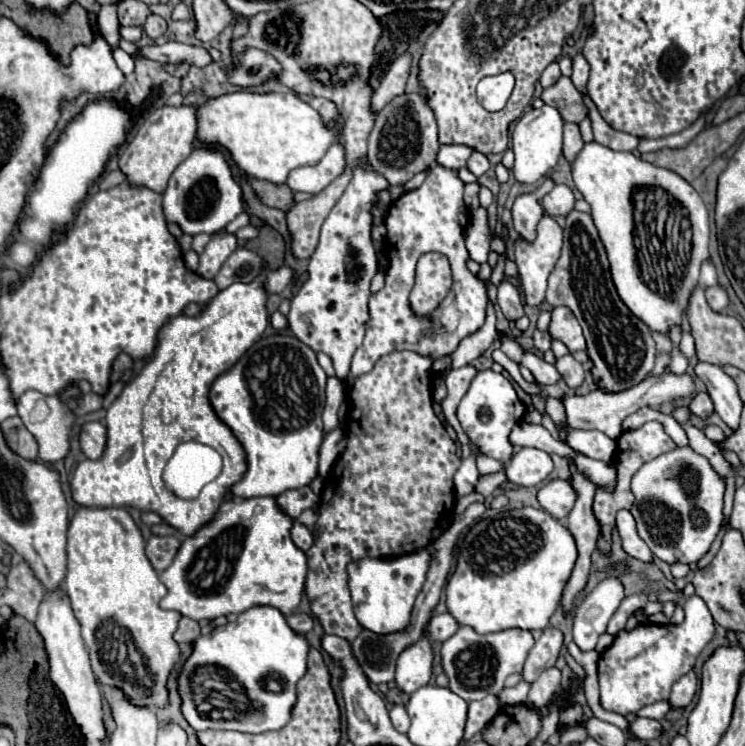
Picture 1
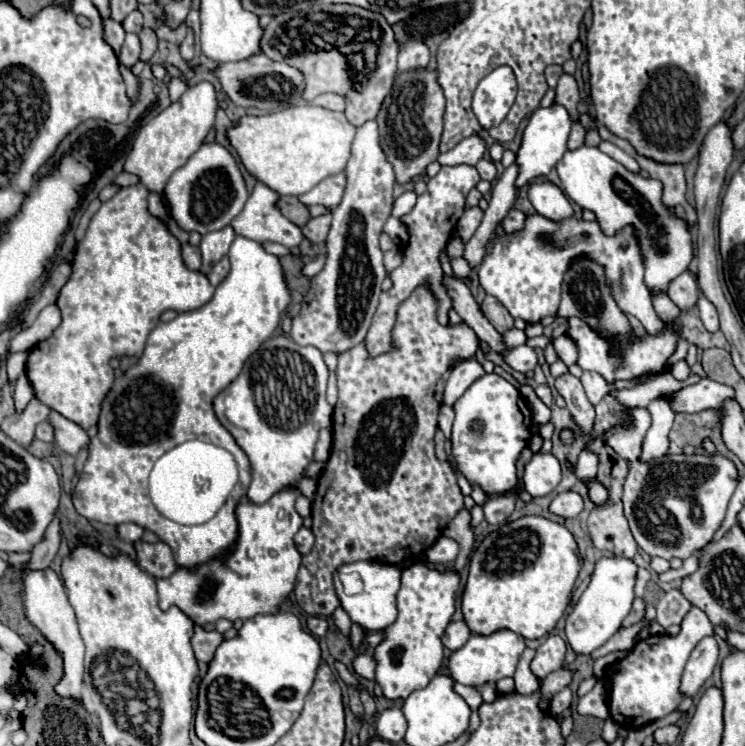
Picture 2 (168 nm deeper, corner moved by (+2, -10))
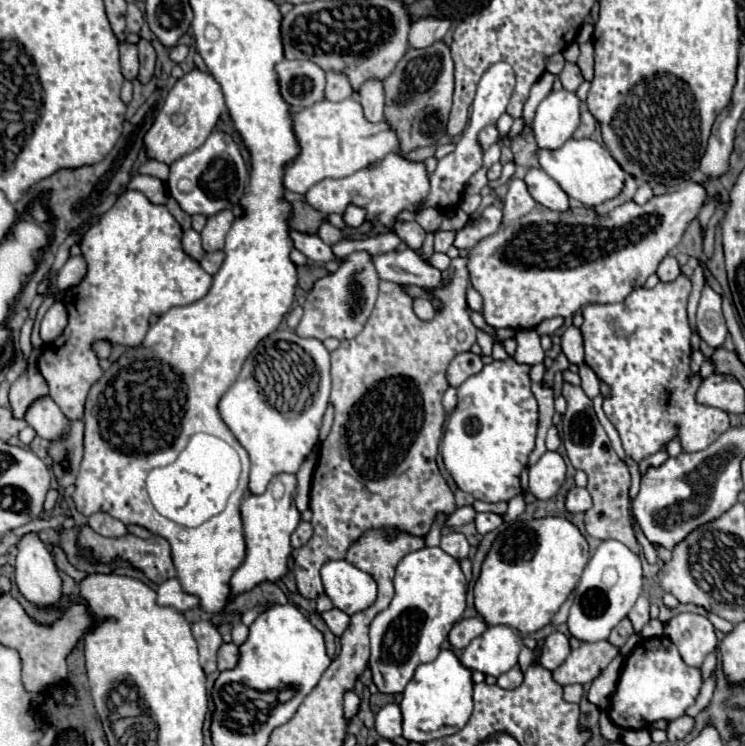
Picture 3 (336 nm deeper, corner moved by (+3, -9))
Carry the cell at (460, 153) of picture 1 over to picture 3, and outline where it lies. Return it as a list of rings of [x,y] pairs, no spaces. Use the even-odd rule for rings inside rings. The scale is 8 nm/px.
[[[495,125],[485,127],[485,129],[479,131],[479,145],[481,145],[483,151],[487,151],[487,149],[497,141],[497,139],[499,139],[499,131],[497,131]]]

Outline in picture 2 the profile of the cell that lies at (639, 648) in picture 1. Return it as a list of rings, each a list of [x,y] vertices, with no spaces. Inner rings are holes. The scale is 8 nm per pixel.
[[[692,606],[692,610],[684,616],[680,624],[678,636],[648,636],[628,652],[626,658],[612,664],[606,670],[606,680],[610,682],[610,716],[618,726],[624,728],[642,728],[652,720],[658,720],[678,708],[678,704],[684,700],[684,694],[680,692],[680,678],[682,670],[686,666],[686,660],[692,652],[692,648],[704,638],[714,634],[712,622],[708,616]]]

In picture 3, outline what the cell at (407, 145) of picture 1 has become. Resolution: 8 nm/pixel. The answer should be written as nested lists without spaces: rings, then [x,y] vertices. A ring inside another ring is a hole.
[[[439,41],[427,49],[409,49],[397,63],[395,71],[383,81],[385,89],[385,123],[399,137],[399,155],[413,149],[435,145],[447,127],[453,97],[453,63],[449,47]]]

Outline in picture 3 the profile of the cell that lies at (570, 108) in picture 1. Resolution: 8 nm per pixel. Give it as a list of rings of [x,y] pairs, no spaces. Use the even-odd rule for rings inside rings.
[[[565,63],[565,69],[561,71],[559,81],[563,83],[563,89],[573,91],[573,93],[575,93],[575,91],[577,91],[577,87],[583,83],[583,77],[581,77],[579,67],[577,67],[577,65],[573,65],[573,63]]]

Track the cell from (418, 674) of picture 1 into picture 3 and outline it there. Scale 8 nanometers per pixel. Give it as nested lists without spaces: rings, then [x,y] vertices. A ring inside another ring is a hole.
[[[439,547],[419,549],[405,555],[395,573],[395,597],[391,605],[377,613],[371,621],[371,659],[373,683],[381,693],[403,693],[413,679],[415,669],[437,659],[441,643],[447,639],[453,623],[465,611],[465,575],[457,559],[443,553]]]

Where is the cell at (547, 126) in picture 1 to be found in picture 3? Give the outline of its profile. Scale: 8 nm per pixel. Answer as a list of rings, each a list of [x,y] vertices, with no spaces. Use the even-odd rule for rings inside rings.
[[[569,91],[549,93],[537,107],[533,121],[533,135],[539,149],[555,151],[571,139],[579,125],[579,99]]]

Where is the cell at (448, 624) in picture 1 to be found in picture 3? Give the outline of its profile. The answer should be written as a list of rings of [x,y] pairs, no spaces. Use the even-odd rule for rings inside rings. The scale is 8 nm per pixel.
[[[479,617],[473,619],[461,619],[453,625],[449,633],[449,643],[453,649],[465,649],[475,637],[479,637],[487,629],[485,621]]]

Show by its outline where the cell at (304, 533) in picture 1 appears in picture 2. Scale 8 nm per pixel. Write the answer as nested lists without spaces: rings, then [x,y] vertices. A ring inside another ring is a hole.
[[[302,526],[302,528],[298,530],[294,542],[296,542],[296,548],[298,548],[300,554],[308,554],[308,552],[312,550],[312,546],[314,546],[314,534],[310,532],[310,528],[304,528],[304,526]]]

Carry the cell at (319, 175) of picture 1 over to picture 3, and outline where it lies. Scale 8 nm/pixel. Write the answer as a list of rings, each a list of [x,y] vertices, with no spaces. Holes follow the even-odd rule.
[[[397,153],[387,155],[375,169],[363,169],[341,179],[323,179],[305,193],[305,201],[321,213],[343,213],[347,203],[355,203],[367,209],[367,219],[379,219],[379,223],[391,227],[397,221],[401,209],[417,211],[417,205],[429,191],[429,177],[423,163],[413,163]]]

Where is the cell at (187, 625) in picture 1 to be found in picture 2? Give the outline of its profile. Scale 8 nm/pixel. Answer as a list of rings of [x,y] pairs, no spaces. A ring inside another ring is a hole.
[[[200,626],[194,628],[194,636],[192,636],[192,648],[194,648],[194,654],[196,654],[196,660],[198,662],[210,662],[216,648],[224,642],[224,636],[220,632],[206,632],[202,630]]]

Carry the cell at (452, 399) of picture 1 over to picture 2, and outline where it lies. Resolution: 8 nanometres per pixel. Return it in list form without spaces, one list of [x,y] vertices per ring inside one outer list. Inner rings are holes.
[[[464,360],[464,362],[460,362],[460,364],[452,370],[452,374],[450,374],[448,382],[446,382],[444,404],[452,406],[452,404],[466,392],[466,388],[468,388],[476,378],[480,378],[480,376],[484,376],[484,374],[486,374],[486,372],[484,372],[484,368],[478,364],[478,360]]]

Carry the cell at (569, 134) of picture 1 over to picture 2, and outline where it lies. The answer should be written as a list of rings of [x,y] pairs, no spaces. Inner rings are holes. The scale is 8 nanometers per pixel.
[[[574,122],[572,132],[570,132],[570,138],[568,138],[568,148],[570,150],[580,148],[584,144],[584,138],[586,138],[586,128],[580,122]]]

